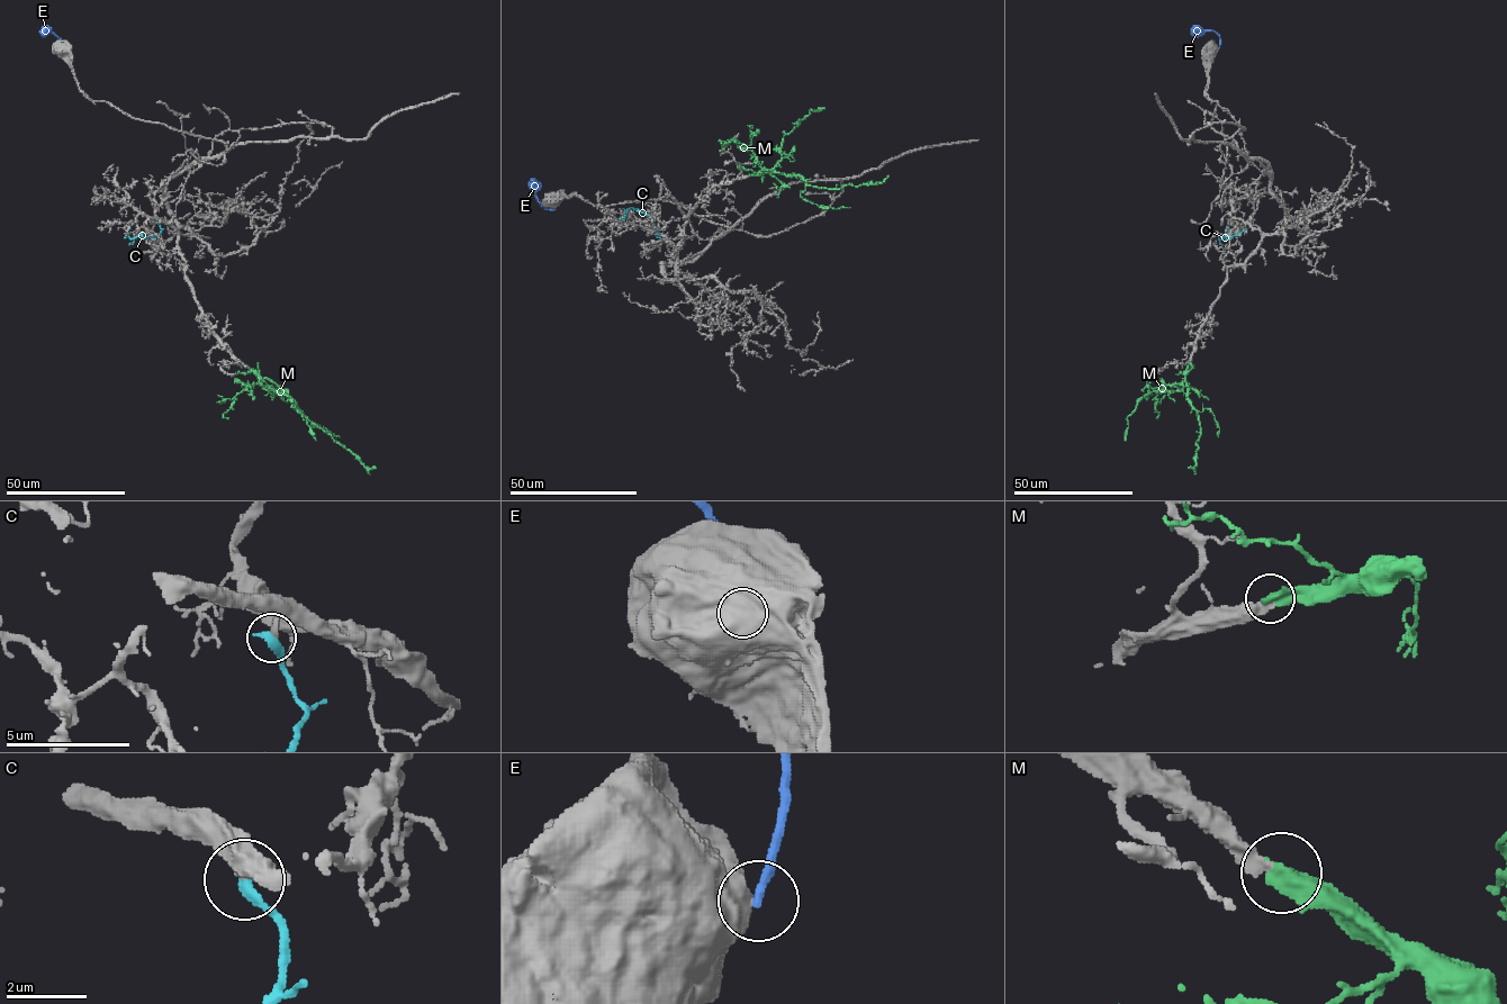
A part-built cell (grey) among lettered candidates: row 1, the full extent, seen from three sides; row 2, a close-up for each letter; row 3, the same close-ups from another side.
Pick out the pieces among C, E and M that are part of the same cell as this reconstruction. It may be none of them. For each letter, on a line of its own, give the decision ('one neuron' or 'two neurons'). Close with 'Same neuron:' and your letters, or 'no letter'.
C: two neurons
E: two neurons
M: one neuron
Same neuron: M

